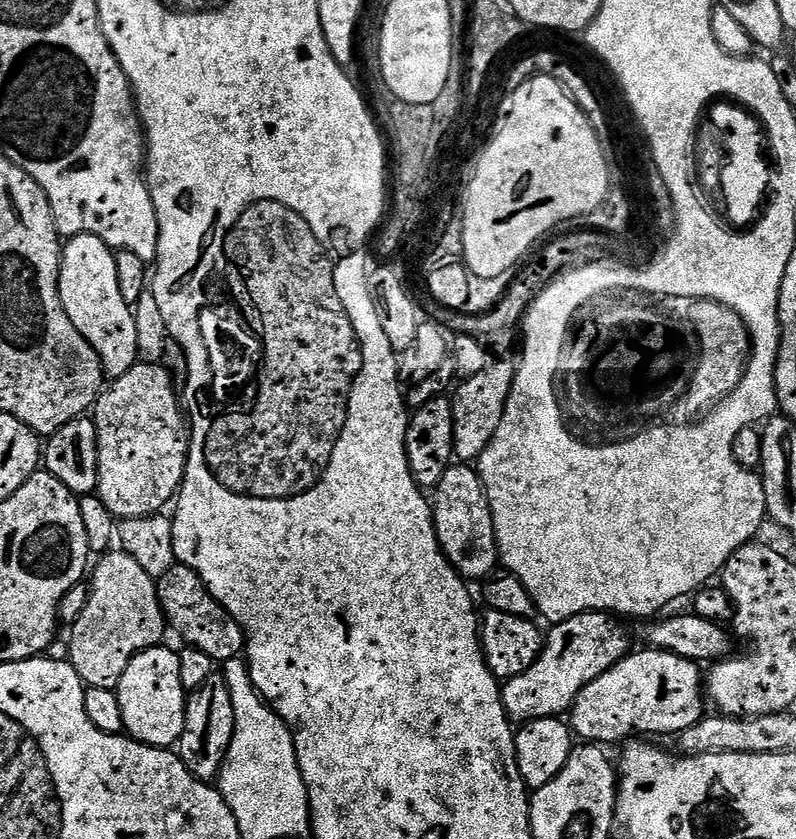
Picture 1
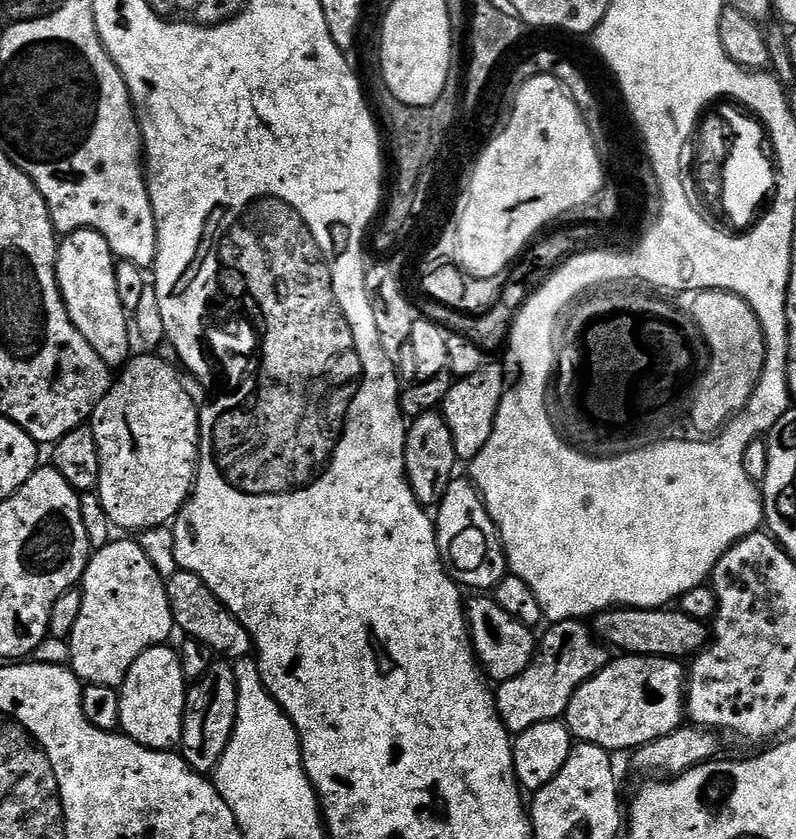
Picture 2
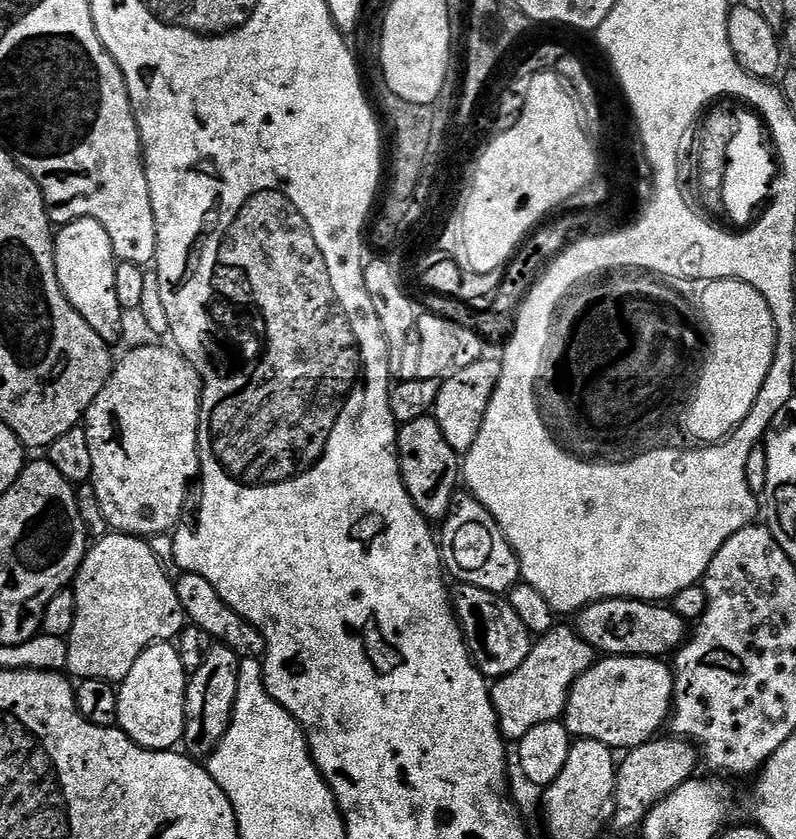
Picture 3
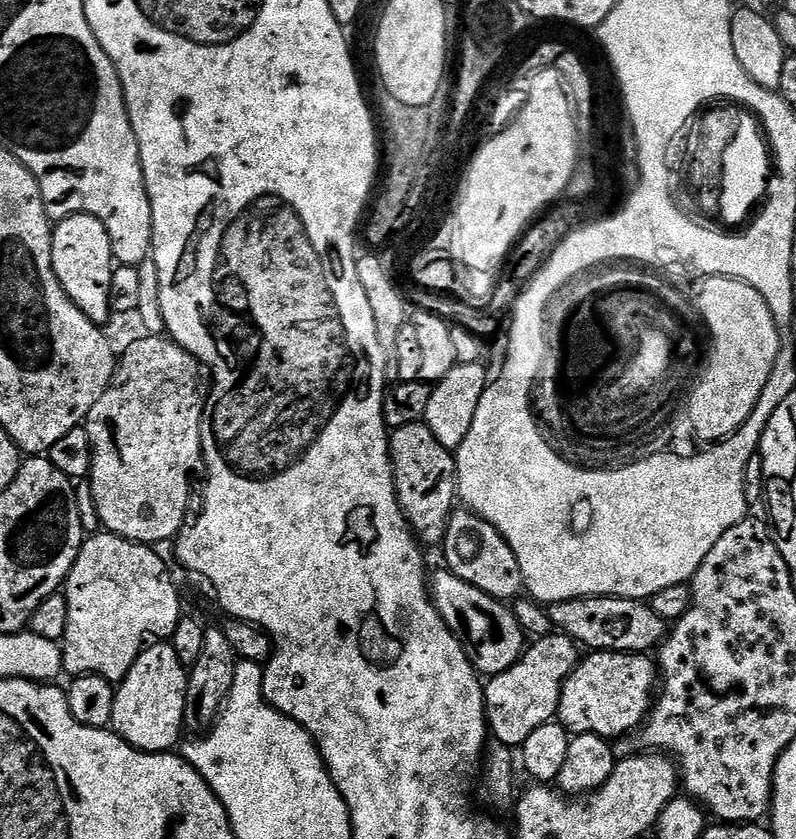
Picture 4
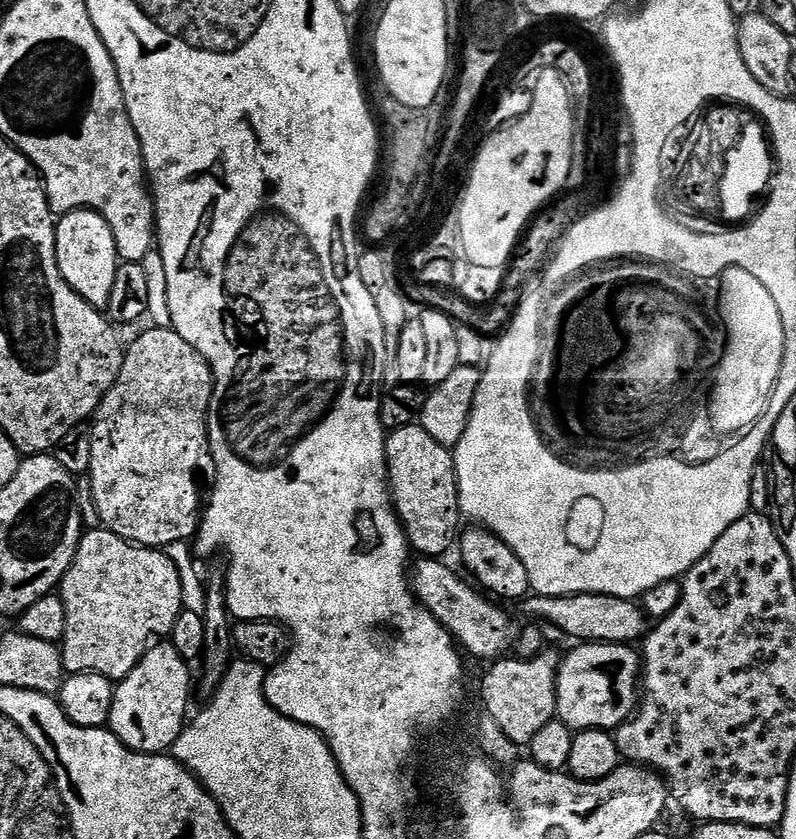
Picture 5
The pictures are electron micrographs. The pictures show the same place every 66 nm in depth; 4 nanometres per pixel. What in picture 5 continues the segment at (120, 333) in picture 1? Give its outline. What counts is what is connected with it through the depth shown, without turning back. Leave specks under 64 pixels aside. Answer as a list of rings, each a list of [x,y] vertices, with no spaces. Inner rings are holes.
[[[80,208],[56,220],[56,261],[62,278],[90,306],[107,309],[110,290],[114,290],[114,274],[118,267],[116,239],[106,222],[96,212]]]

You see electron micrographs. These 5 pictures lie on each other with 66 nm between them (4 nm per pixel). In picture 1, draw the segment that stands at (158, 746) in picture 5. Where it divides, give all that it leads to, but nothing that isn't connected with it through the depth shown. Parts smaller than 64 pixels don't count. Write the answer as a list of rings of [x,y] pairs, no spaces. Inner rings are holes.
[[[157,646],[139,652],[126,666],[126,674],[122,674],[120,684],[114,691],[118,694],[118,706],[122,706],[124,719],[124,732],[133,740],[141,744],[149,744],[151,748],[167,748],[179,745],[182,726],[184,725],[184,706],[186,703],[186,690],[182,686],[182,670],[180,657],[175,651]]]

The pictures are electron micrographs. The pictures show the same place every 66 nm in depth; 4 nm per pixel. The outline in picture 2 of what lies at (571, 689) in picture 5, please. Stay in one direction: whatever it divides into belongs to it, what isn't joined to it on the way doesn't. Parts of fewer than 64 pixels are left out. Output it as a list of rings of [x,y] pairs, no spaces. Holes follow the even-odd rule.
[[[620,654],[609,659],[608,665],[585,682],[574,698],[570,698],[566,713],[568,731],[577,741],[602,746],[613,754],[624,752],[627,748],[638,749],[670,734],[675,728],[681,727],[686,716],[686,668],[680,664],[683,663],[679,659],[667,660],[664,656]]]

